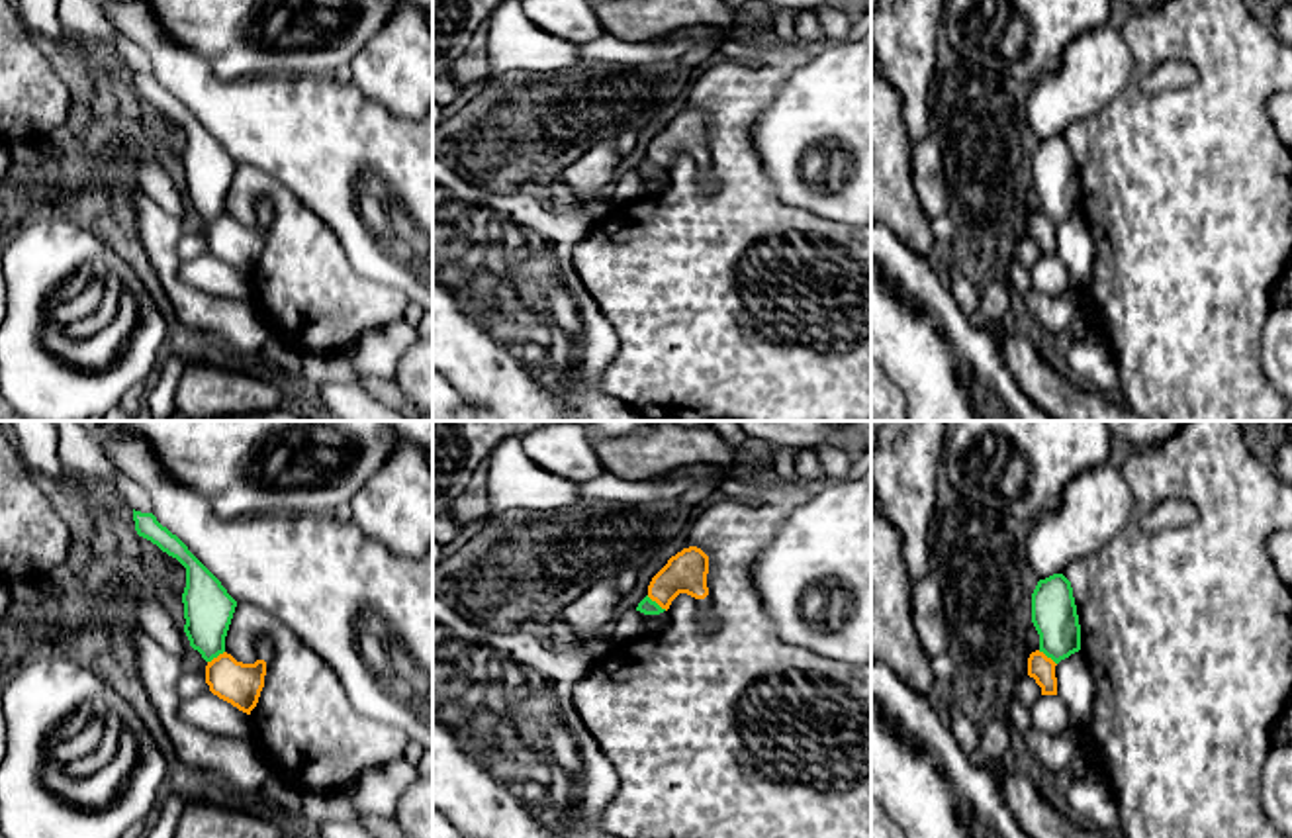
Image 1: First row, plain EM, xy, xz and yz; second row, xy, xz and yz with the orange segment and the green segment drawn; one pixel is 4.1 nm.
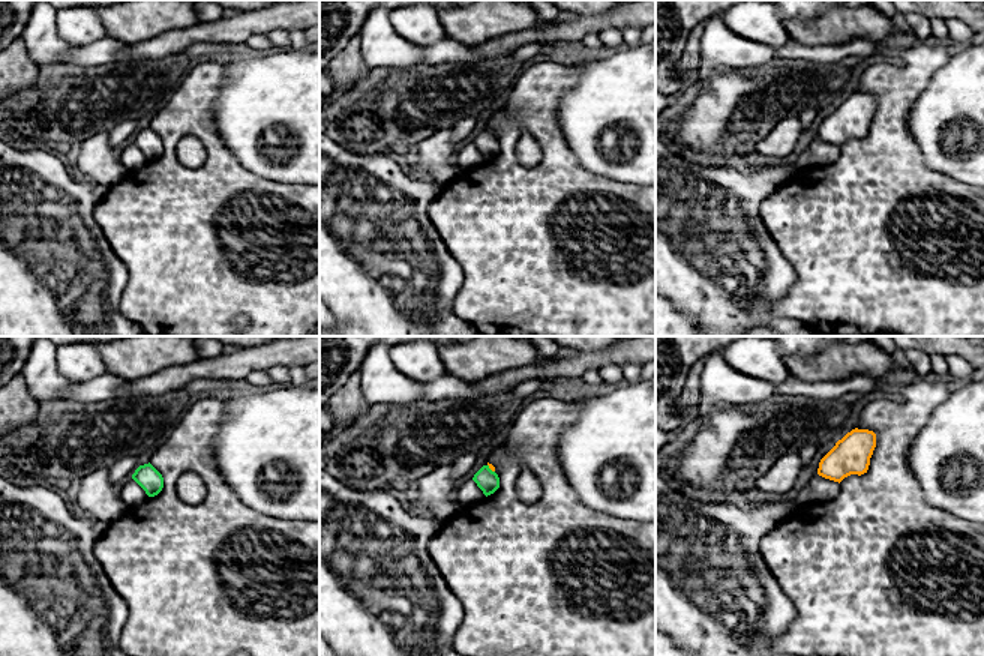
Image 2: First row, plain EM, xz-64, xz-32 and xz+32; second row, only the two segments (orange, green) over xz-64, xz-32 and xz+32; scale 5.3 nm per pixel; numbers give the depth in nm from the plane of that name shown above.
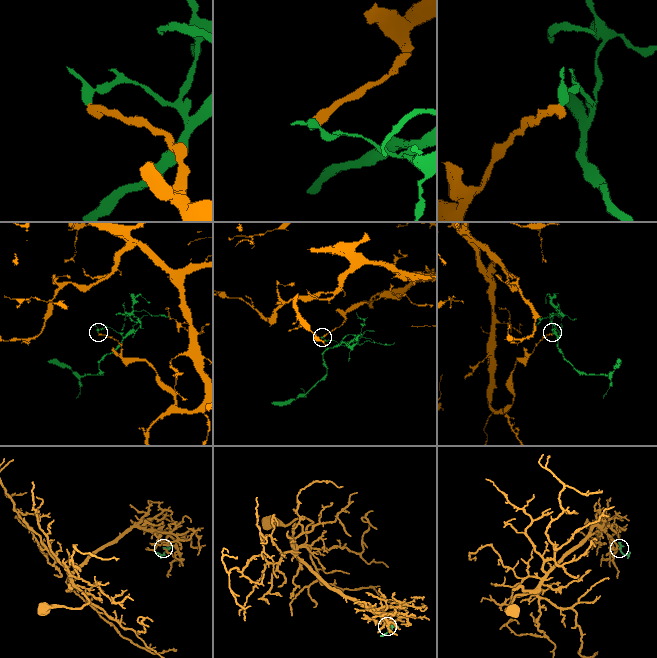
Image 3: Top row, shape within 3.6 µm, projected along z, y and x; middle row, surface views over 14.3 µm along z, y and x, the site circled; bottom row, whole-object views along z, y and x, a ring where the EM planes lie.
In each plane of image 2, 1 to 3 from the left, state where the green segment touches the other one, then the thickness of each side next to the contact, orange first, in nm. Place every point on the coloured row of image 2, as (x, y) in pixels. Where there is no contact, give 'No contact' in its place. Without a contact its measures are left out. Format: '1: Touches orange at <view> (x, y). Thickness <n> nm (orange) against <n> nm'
1: No contact
2: Touches orange at xz-32 (491, 469). Thickness 20 nm (orange) against 120 nm
3: No contact

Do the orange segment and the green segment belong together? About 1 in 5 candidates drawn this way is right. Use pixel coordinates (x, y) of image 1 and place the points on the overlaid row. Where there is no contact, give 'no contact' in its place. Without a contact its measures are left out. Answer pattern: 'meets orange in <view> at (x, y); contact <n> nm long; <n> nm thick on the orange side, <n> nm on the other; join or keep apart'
meets orange in xz at (656, 602); contact 110 nm long; 170 nm thick on the orange side, 70 nm on the other; keep apart

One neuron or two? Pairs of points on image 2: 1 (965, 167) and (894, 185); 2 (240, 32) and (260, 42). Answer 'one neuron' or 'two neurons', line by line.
1: two neurons
2: two neurons

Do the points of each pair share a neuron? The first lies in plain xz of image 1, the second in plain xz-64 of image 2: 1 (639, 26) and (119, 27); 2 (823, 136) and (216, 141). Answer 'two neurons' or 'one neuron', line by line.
1: one neuron
2: two neurons

